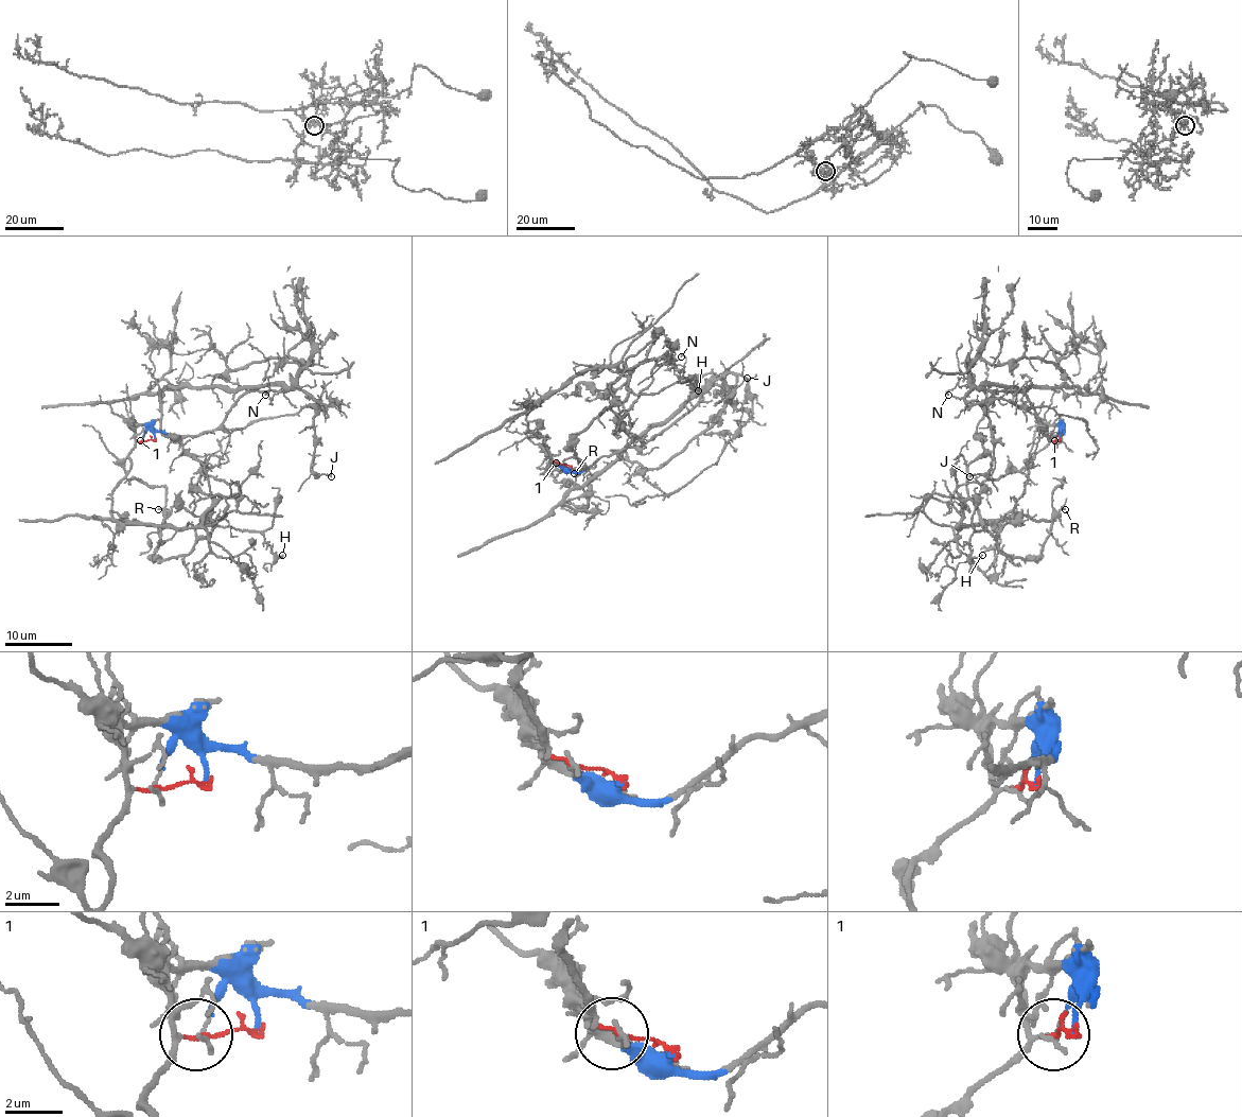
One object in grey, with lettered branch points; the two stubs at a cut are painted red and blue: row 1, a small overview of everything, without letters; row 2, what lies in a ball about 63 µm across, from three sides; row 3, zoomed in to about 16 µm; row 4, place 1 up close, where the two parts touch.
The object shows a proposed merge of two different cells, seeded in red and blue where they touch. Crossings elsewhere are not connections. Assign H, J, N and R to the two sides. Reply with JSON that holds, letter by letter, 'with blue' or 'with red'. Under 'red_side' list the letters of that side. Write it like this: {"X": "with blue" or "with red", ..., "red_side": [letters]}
{"H": "with red", "J": "with blue", "N": "with blue", "R": "with red", "red_side": ["H", "R"]}

